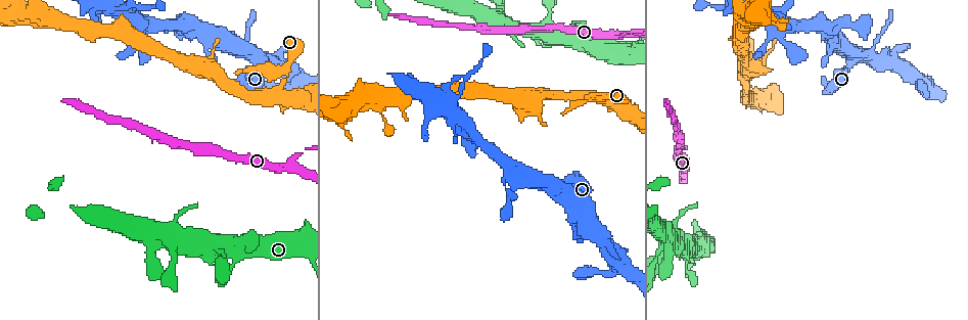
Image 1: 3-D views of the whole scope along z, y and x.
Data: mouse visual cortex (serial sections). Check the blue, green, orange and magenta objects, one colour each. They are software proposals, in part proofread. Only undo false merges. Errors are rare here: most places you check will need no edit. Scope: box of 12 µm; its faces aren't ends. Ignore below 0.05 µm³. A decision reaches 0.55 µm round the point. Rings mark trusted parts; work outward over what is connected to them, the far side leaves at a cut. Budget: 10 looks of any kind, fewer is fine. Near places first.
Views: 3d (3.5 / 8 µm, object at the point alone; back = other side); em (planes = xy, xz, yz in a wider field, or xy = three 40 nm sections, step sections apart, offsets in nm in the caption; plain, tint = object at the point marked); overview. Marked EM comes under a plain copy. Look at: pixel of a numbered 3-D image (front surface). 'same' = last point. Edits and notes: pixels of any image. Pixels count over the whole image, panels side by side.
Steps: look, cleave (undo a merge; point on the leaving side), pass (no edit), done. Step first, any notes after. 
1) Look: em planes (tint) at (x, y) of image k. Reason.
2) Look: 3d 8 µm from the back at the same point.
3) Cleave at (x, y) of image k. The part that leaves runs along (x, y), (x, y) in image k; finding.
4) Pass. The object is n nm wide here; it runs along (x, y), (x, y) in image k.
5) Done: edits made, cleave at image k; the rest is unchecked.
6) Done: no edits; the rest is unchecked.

Look: 3d 3.5 µm at (225, 251) of image 1. Four or more arms meet.

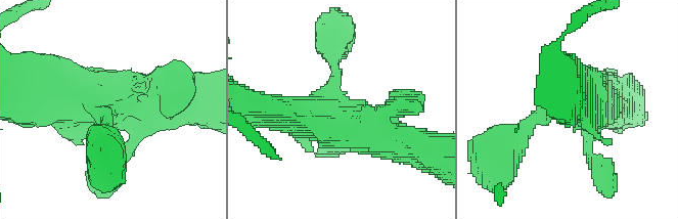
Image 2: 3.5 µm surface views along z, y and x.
Look: em xy step 2 (tint) at (339, 110) of image 2. Shape alone is not enough.

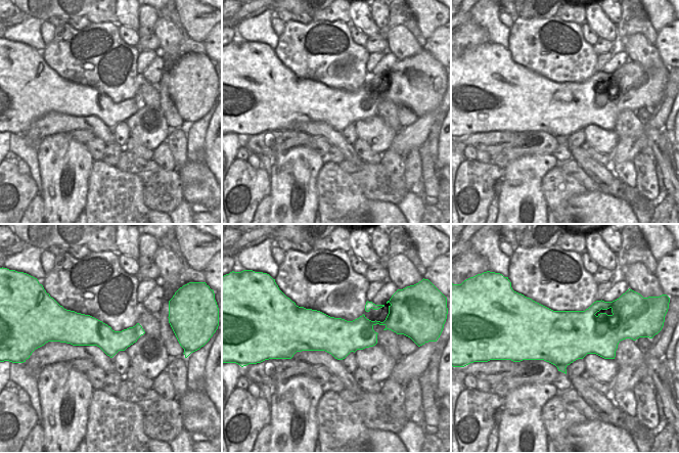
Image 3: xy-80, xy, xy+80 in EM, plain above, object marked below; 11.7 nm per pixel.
Pass. It runs along (395, 140), (357, 127), (260, 111) in image 2; one cell here.

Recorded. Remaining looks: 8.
Look: 3d 3.5 µm at (491, 18) of image 1. Thick turns thin.

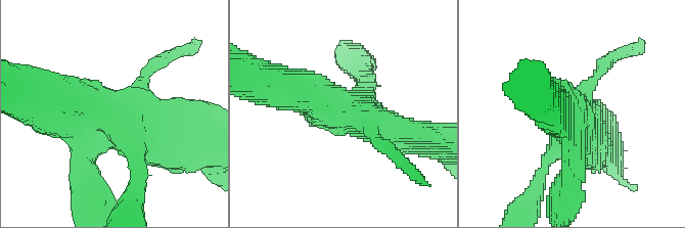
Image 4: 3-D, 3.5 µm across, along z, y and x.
Look: em xy step 3 (tint) at (341, 110) of image 4.

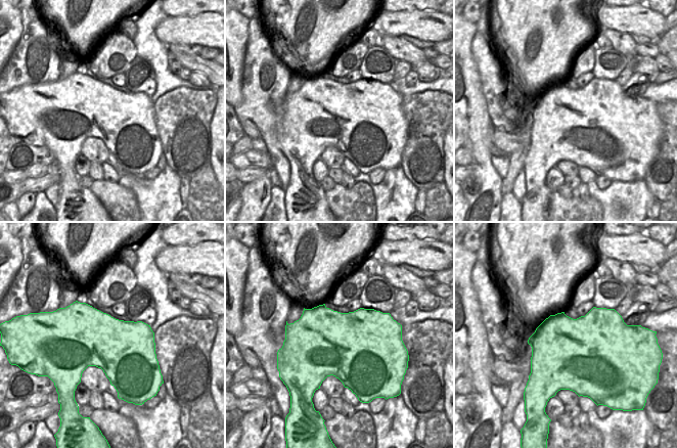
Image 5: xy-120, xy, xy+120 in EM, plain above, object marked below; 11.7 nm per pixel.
Pass. The object is 850 nm wide here; it runs along (415, 138), (399, 135), (299, 90) in image 4; continuous, no second cell.

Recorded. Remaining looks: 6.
Look: 3d 3.5 µm at (285, 167) of image 1. Narrows sharply.

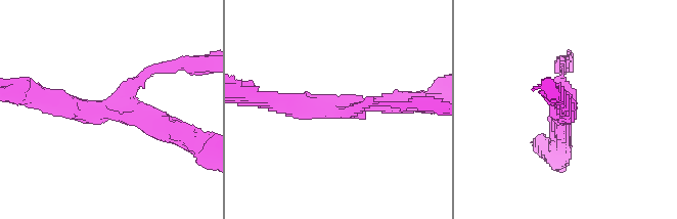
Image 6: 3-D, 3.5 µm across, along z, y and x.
Look: em xy step 2 (tint) at (345, 113) of image 6. Now the EM.

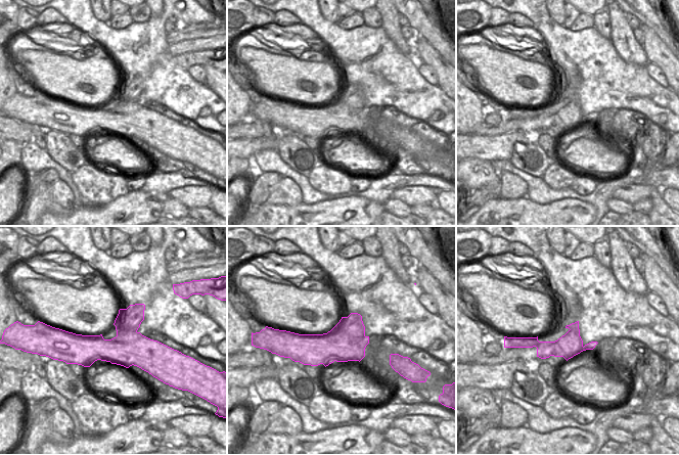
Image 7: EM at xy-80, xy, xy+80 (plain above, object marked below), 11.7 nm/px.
Cleave at (153, 70) of image 6. The part that leaves runs along (121, 95), (162, 67), (187, 71) in image 6; two cells meet here.

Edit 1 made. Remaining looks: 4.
Look: overview. Redraw.

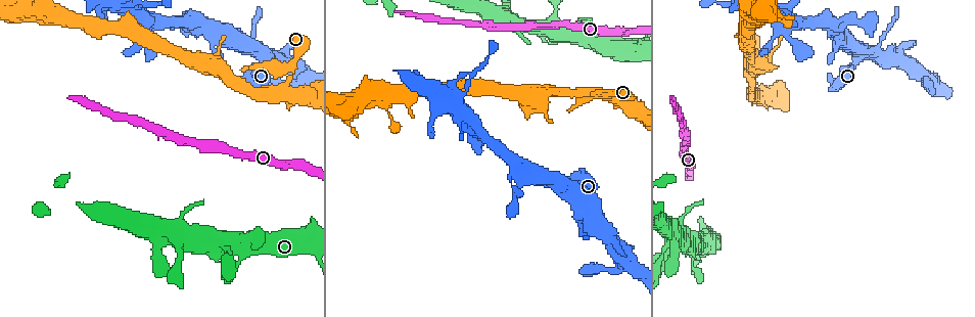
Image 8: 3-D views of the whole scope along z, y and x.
Look: 3d 8 µm at (615, 94) of image 8. Thin neck.

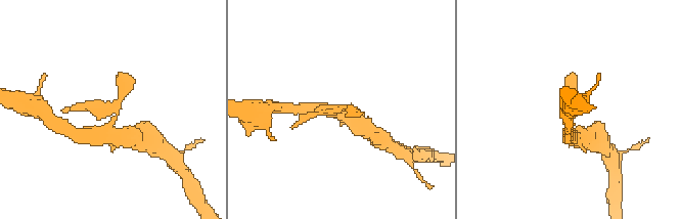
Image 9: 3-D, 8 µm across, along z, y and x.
Look: 3d 3.5 µm from the back at (112, 107) of image 9. Zoom in.

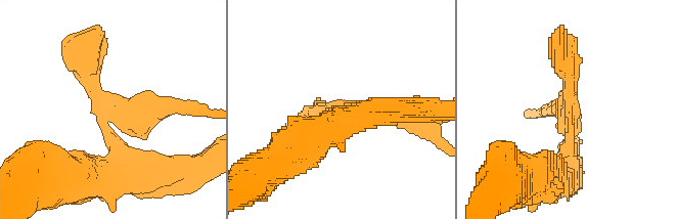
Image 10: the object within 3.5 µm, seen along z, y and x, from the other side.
Look: em xy step 1 (tint) at (112, 112) of image 10. Now the EM.

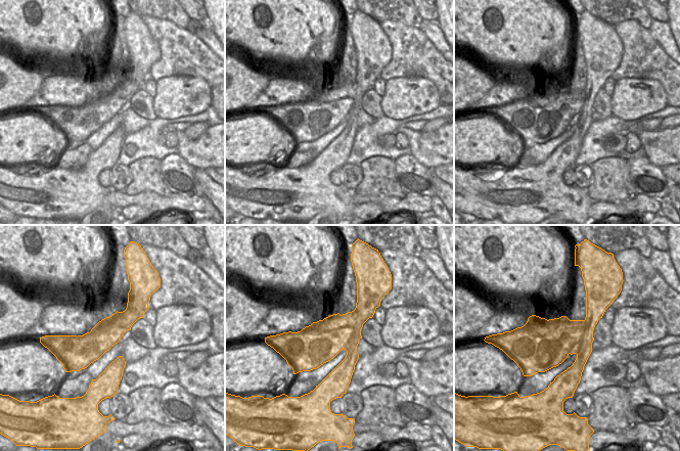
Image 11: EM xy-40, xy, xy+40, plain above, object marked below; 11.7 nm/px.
Pass. It runs along (93, 48), (106, 133), (137, 167) in image 10; one cell here.

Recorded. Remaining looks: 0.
Done: edits made, cleave at image 6; the rest is unchecked.

